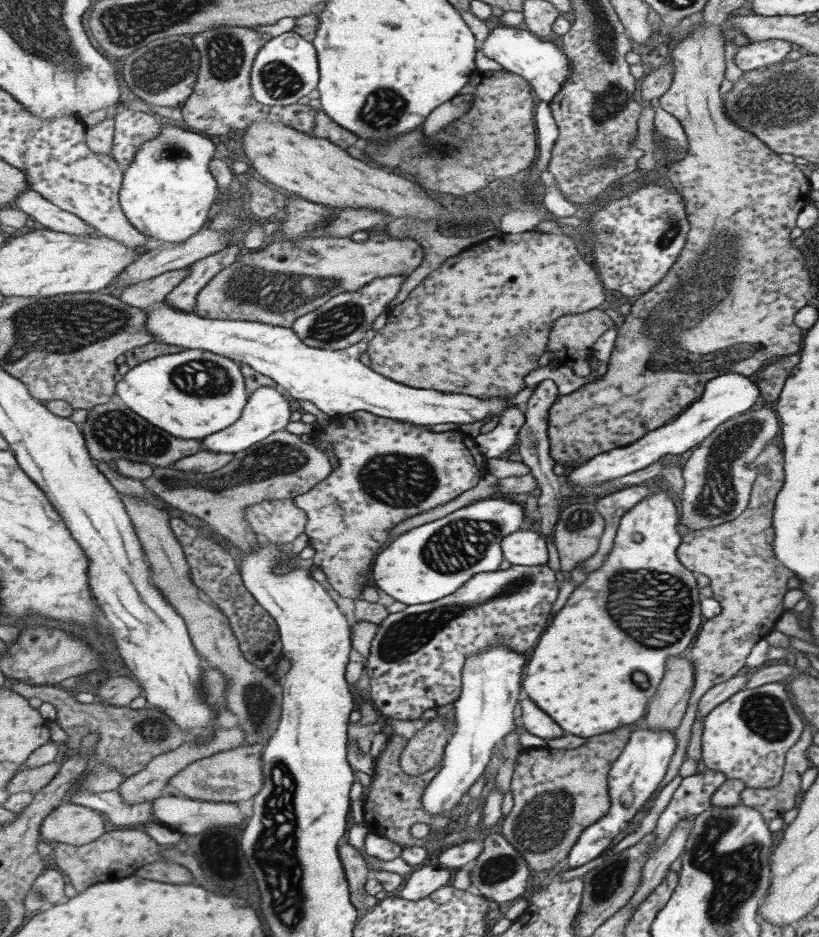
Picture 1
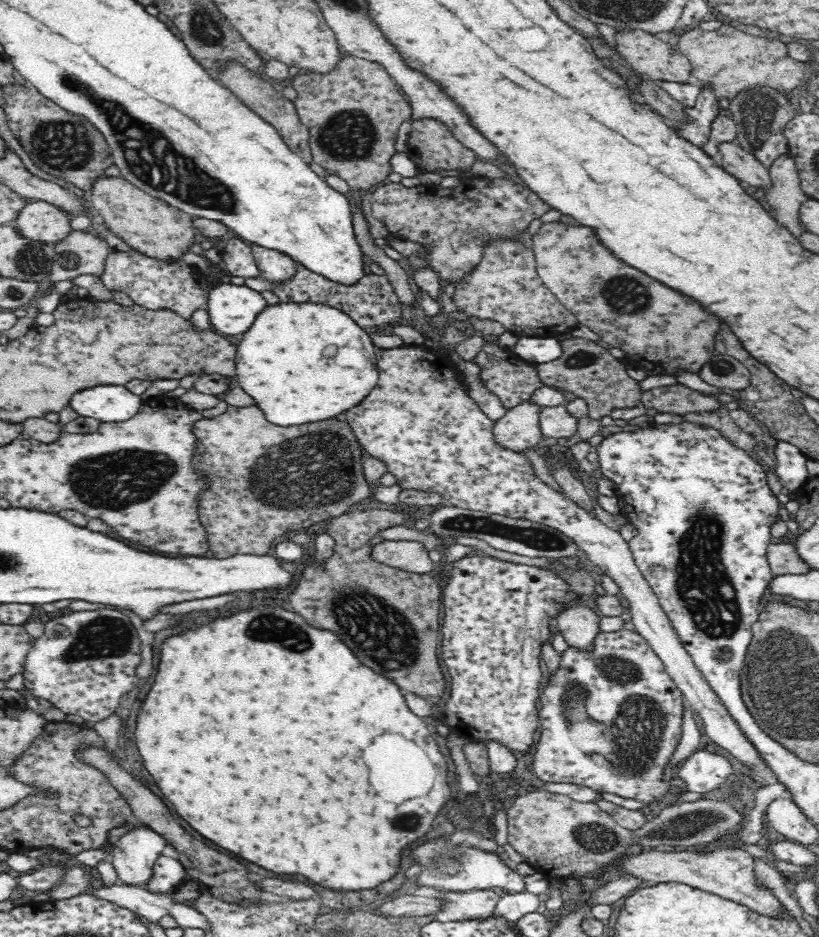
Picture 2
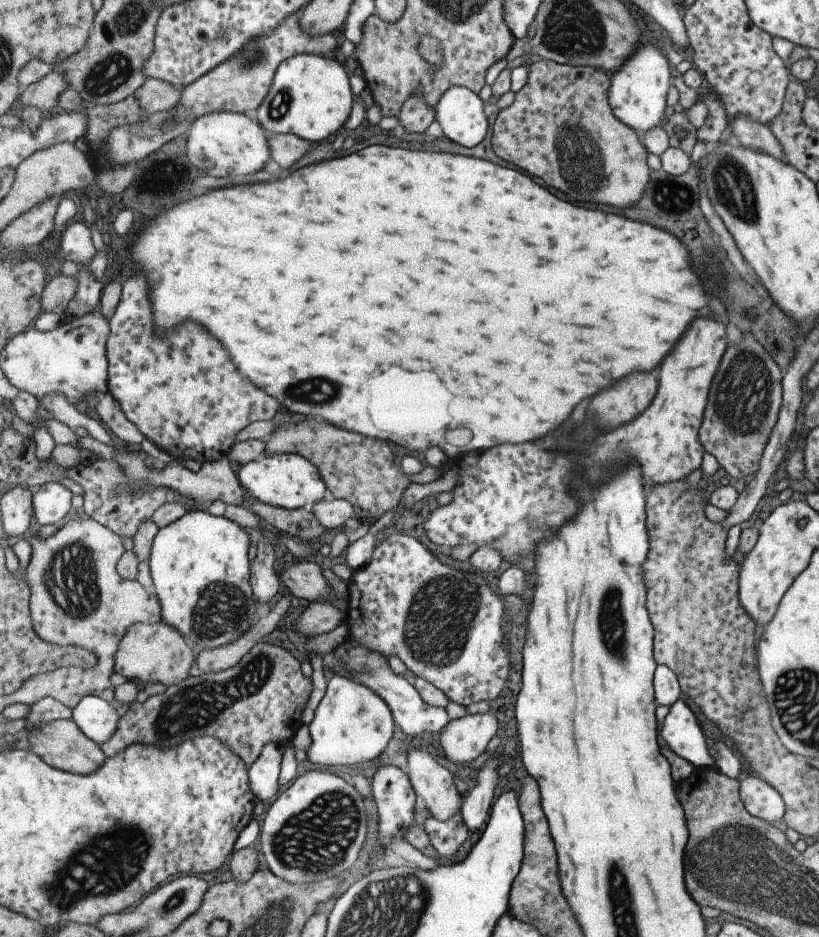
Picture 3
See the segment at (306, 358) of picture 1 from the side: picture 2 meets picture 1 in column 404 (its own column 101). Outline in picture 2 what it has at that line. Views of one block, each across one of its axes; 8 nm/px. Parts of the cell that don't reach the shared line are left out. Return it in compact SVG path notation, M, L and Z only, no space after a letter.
M96 384L72 396L70 406L82 416L100 418L104 422L124 422L140 412L144 400L130 392L126 384Z

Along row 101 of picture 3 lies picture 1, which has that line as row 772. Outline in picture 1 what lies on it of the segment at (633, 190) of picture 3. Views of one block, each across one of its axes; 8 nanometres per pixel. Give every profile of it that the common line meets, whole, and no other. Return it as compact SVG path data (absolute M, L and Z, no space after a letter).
M625 726L605 736L593 736L573 750L549 750L547 746L541 750L521 750L511 780L515 808L505 818L501 834L525 856L535 874L545 876L553 872L553 866L571 852L569 848L573 848L573 844L577 844L581 832L585 832L589 824L597 824L597 820L609 812L609 770L629 742L629 736L631 732Z

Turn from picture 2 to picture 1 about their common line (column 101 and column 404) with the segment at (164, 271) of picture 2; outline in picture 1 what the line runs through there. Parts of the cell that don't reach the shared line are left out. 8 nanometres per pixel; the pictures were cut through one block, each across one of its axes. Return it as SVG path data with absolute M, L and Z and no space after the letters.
M389 276L385 280L373 280L361 292L335 296L329 304L321 306L313 314L301 316L297 320L297 324L293 326L293 330L297 330L297 334L301 334L301 338L305 338L305 344L313 346L313 348L343 350L343 348L351 348L355 344L361 344L361 340L365 340L365 334L369 330L373 330L373 322L377 320L377 316L383 310L389 310L391 302L399 296L405 280L407 280L407 276Z

